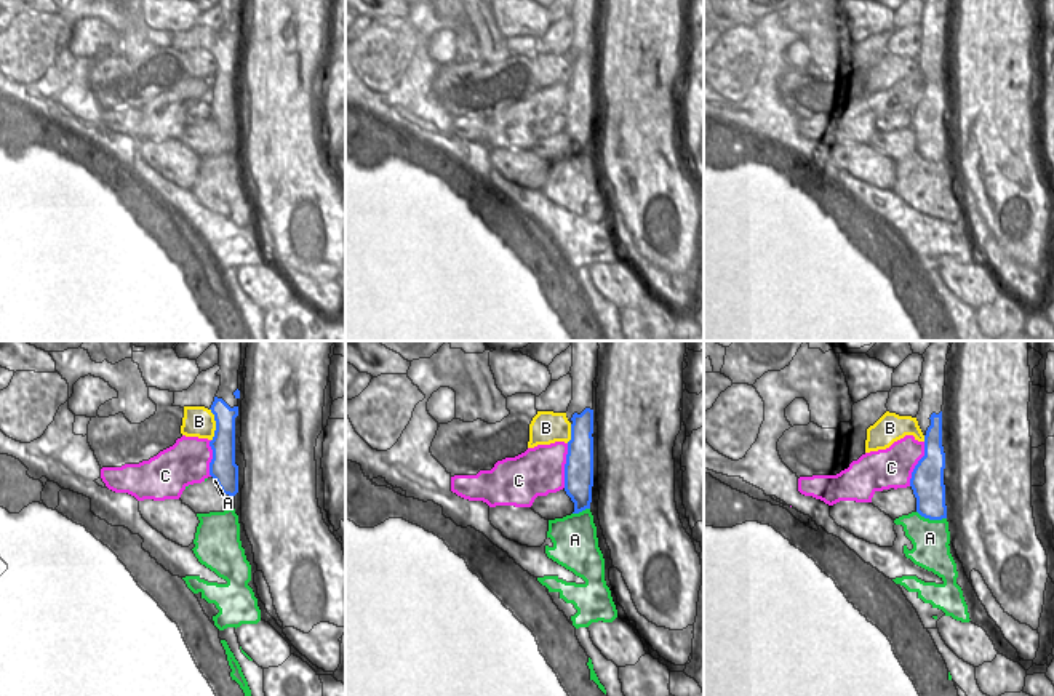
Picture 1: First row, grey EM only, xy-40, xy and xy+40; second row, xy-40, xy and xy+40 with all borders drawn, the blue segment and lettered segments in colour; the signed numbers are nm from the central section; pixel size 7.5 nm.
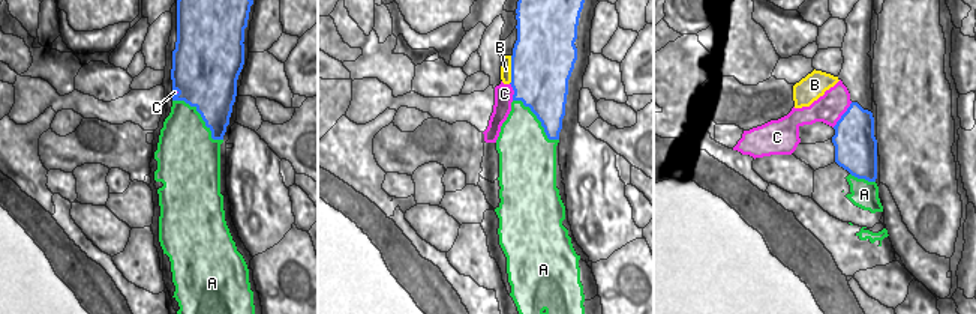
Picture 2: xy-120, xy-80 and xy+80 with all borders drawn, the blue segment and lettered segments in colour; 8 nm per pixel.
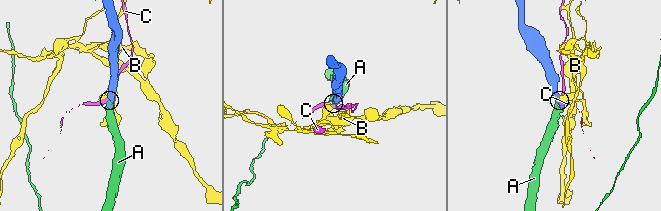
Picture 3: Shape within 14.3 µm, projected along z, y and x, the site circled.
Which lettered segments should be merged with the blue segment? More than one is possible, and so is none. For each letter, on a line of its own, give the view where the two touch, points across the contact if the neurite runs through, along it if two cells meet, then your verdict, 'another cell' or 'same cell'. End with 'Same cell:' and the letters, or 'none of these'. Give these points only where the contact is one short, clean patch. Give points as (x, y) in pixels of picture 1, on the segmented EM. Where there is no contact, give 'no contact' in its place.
A: xy+40 | same cell
B: xy-40 | along xy-40 (210, 408), (215, 418), (215, 436), (211, 440) | another cell
C: xy | another cell
Same cell: A

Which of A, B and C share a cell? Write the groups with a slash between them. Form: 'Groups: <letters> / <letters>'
Groups: A / B / C.

